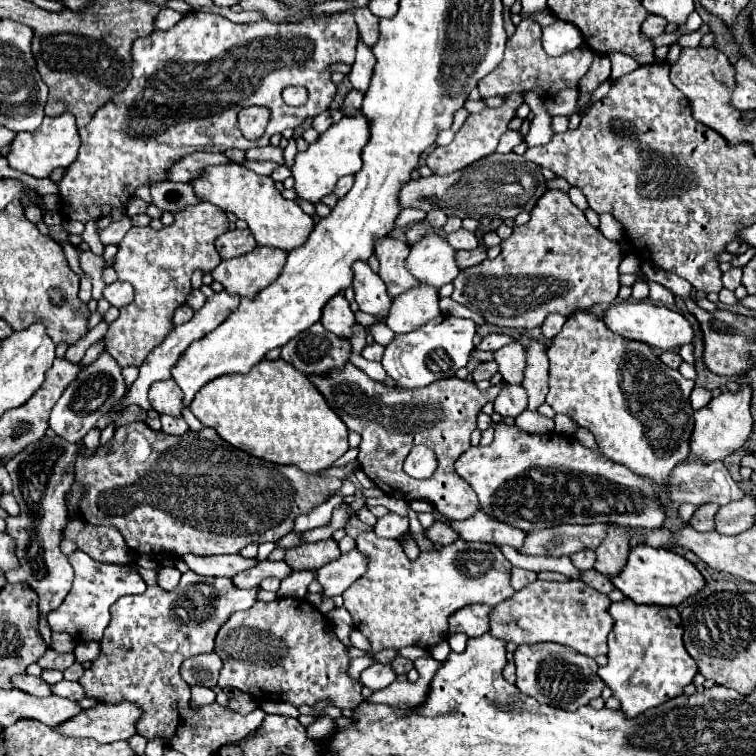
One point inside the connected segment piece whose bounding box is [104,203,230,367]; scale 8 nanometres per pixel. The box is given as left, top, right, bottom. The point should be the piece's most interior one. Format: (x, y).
(158, 264)

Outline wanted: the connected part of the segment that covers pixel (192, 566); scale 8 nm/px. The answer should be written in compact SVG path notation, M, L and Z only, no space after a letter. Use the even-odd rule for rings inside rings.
M184 555L184 563L190 571L198 575L210 575L210 577L234 577L242 571L252 569L258 559L246 559L242 555L214 555L214 557L200 557L200 555Z

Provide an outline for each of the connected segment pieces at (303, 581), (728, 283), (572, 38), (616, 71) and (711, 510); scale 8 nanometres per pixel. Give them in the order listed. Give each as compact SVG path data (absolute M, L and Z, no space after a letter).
M294 571L290 577L281 582L277 591L277 597L304 598L307 594L309 584L315 579L311 571Z
M732 267L730 271L726 271L724 277L722 277L722 281L724 281L726 289L734 291L742 283L742 267Z
M557 19L554 24L542 28L542 45L548 55L562 55L578 49L582 43L584 37L573 23Z
M612 51L612 53L608 53L608 57L612 61L612 75L610 75L612 79L620 79L622 75L628 75L638 67L638 63L624 53Z
M708 503L696 509L696 513L690 519L690 527L696 531L712 531L714 529L714 515L718 511L718 505Z

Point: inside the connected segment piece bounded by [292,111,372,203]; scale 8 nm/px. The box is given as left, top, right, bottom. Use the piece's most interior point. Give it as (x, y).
(337, 152)

